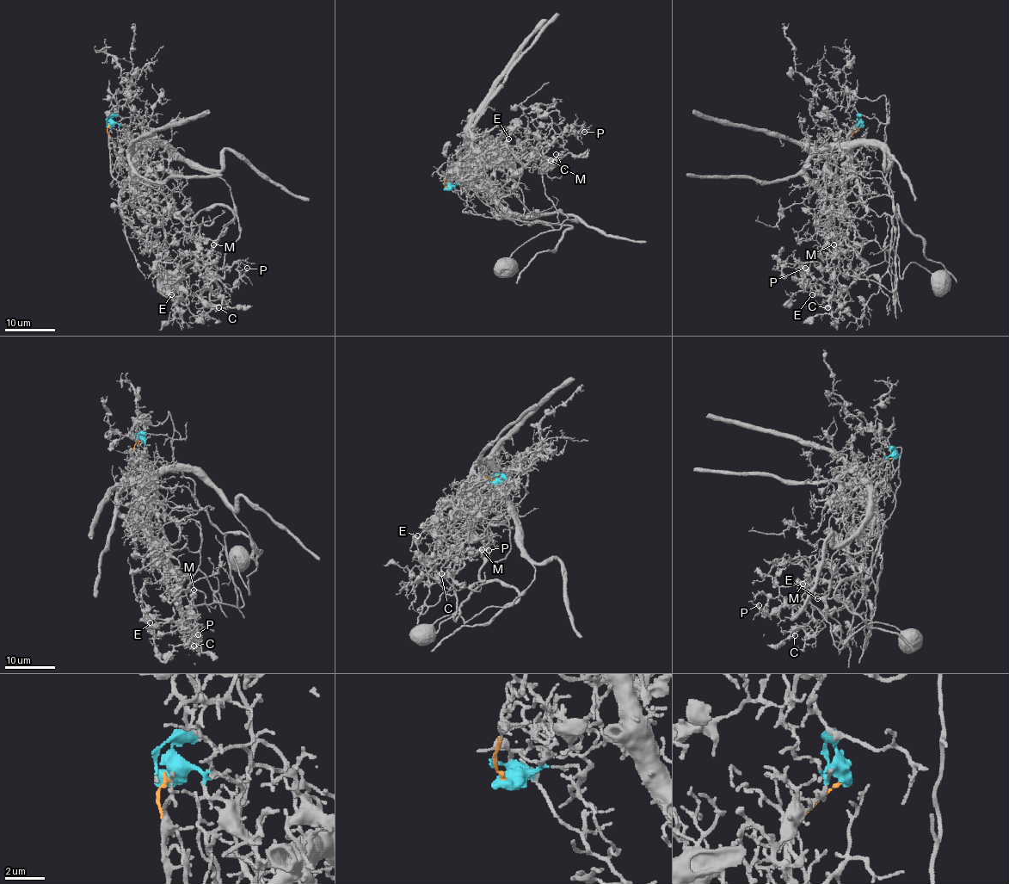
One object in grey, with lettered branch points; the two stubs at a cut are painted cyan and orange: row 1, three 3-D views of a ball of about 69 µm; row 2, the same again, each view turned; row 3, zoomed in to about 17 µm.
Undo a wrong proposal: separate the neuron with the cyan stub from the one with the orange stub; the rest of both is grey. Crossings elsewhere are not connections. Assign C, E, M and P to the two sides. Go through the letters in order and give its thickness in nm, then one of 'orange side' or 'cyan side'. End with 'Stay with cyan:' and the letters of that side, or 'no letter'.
C: calibre 120 nm; cyan side
E: calibre 280 nm; cyan side
M: calibre 220 nm; cyan side
P: calibre 130 nm; cyan side
Stay with cyan: C, E, M, P

